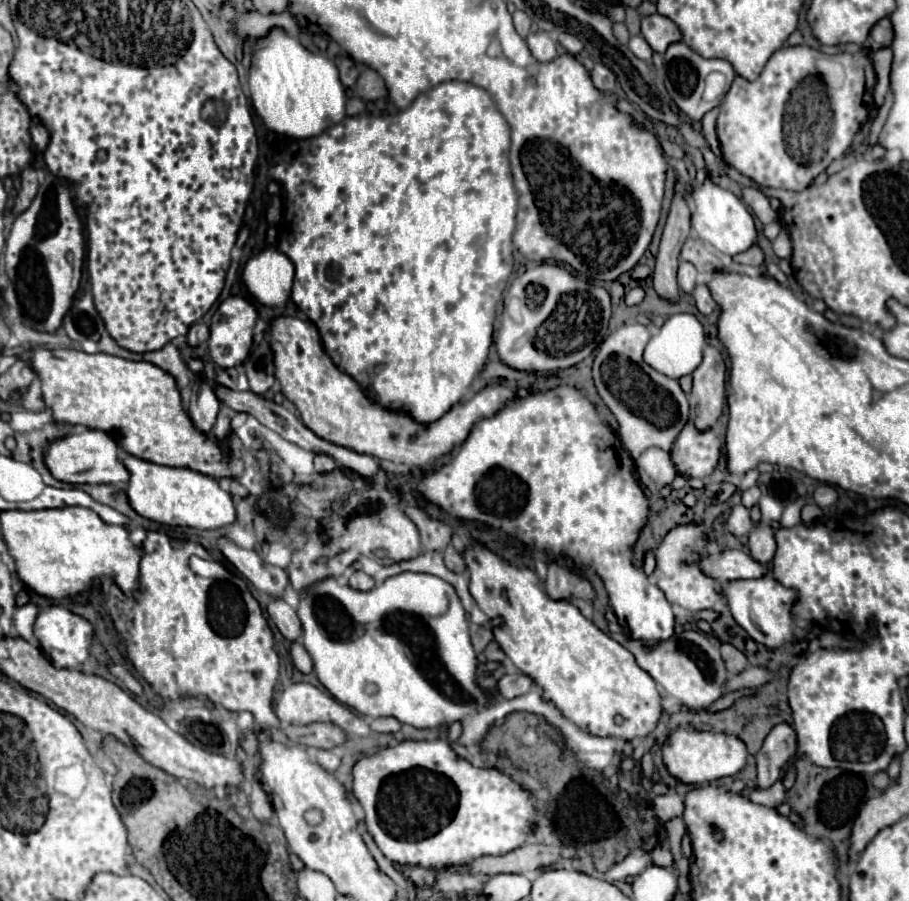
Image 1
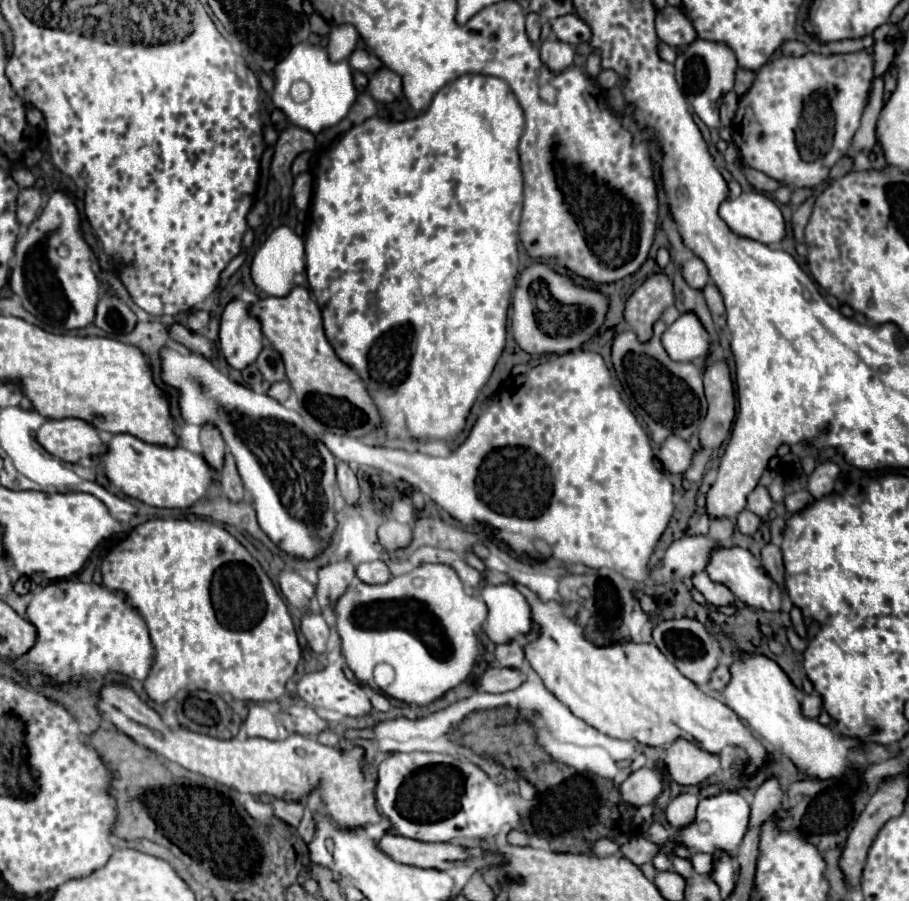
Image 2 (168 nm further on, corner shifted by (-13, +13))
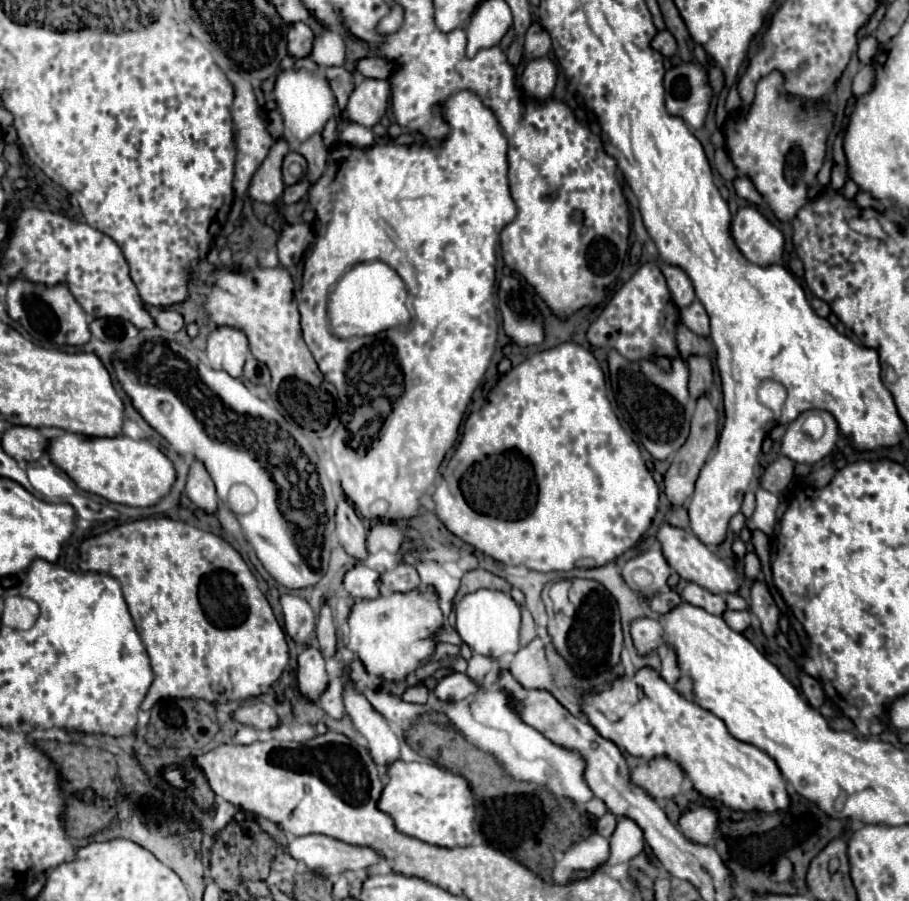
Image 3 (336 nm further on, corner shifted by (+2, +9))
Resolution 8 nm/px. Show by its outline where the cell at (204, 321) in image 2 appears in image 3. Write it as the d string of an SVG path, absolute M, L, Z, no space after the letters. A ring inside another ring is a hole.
M171 308L161 310L161 312L157 314L157 318L155 318L155 324L157 324L157 328L167 330L167 332L179 332L179 330L185 326L183 316L181 316L179 312L171 310Z

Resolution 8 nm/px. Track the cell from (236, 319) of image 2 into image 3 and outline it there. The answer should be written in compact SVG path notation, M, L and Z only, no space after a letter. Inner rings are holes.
M215 328L207 338L207 360L215 370L225 370L233 378L243 374L243 364L249 354L247 336L235 328Z

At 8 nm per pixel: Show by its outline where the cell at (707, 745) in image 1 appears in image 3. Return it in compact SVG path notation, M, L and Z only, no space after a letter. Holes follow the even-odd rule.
M653 758L649 762L641 762L631 772L631 782L643 788L653 800L669 800L679 794L683 782L681 768L669 758Z

